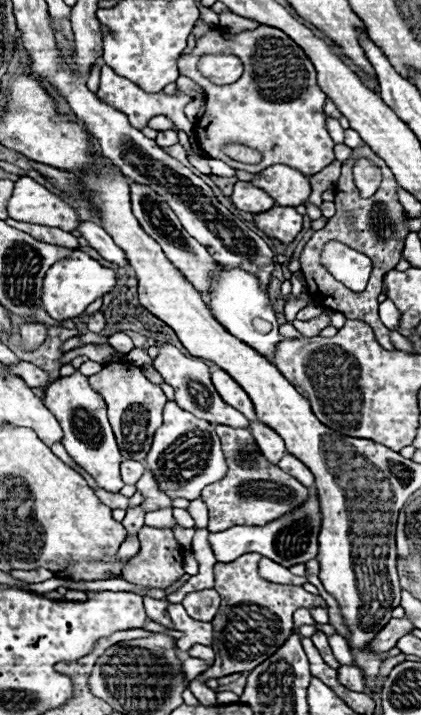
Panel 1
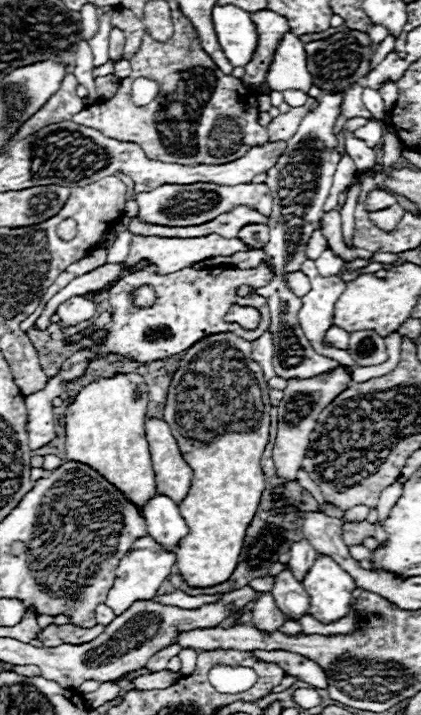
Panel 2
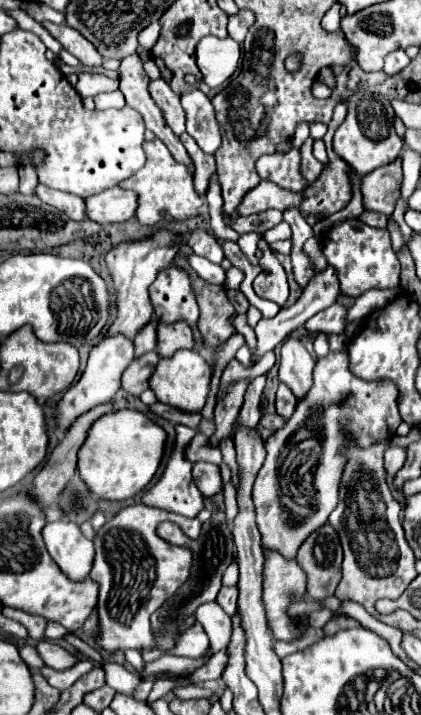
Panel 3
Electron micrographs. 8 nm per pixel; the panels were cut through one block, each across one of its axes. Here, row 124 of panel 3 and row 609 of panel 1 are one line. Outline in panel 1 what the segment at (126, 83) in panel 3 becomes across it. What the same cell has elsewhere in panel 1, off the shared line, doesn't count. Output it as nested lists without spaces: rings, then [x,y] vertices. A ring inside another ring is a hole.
[[[144,596],[144,608],[146,608],[146,614],[150,620],[166,626],[166,628],[172,628],[170,626],[170,616],[168,616],[168,600],[162,598],[162,600],[156,600],[156,598],[150,598],[150,596]]]

